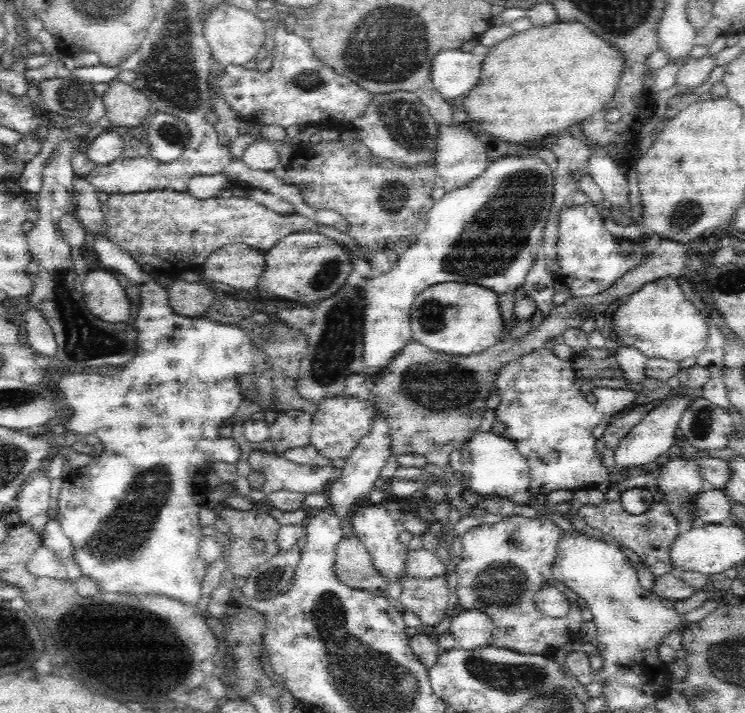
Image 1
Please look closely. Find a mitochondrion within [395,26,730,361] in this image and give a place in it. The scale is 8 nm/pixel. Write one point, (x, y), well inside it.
(489, 250)

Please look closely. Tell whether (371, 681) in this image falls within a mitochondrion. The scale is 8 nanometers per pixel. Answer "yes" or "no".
yes

